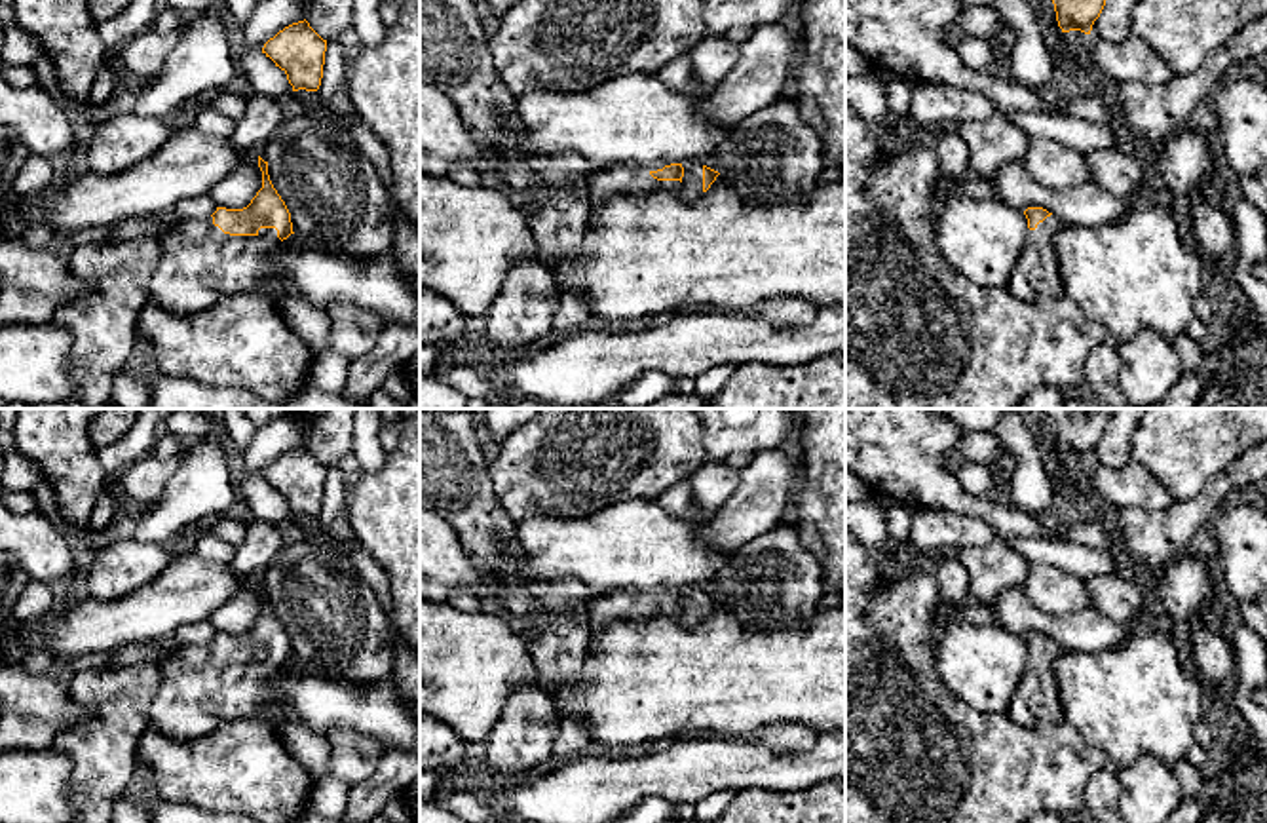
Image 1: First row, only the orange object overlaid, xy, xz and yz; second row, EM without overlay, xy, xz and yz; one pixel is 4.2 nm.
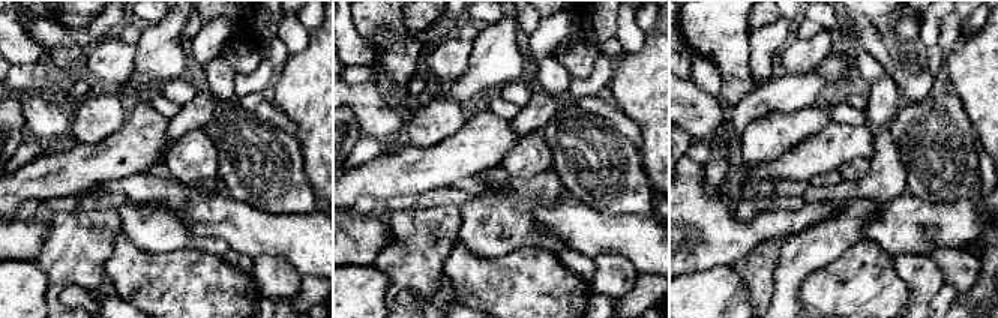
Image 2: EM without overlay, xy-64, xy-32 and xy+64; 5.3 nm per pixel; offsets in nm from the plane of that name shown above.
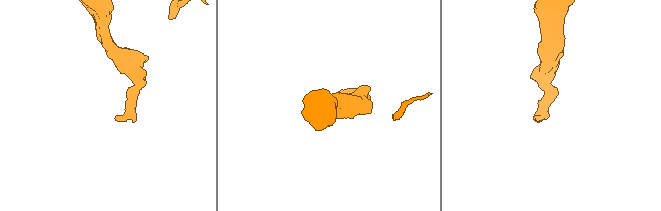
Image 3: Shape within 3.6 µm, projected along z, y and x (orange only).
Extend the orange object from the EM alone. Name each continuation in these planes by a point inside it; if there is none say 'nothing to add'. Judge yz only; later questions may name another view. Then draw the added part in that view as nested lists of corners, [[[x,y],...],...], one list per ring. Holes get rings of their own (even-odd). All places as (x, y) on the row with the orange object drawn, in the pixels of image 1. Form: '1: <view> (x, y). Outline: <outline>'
1: yz (1036, 274). Outline: [[[1054,215],[1026,232],[1026,243],[1018,255],[1007,289],[1020,300],[1058,298],[1064,295],[1060,268],[1056,264],[1054,236],[1062,220]]]

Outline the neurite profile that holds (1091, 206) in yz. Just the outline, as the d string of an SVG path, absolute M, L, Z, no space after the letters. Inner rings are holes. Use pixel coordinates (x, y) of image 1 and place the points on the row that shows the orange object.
M1022 162L1005 163L992 179L997 201L1018 211L1043 207L1062 224L1098 226L1119 220L1145 198L1119 198L1100 186L1050 190L1031 179Z

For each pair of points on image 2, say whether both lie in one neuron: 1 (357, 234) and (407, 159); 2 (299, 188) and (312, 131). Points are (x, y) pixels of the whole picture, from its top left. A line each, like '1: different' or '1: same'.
1: different
2: different

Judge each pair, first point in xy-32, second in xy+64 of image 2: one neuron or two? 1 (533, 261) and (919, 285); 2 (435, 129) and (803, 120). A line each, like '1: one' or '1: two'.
1: two
2: one

